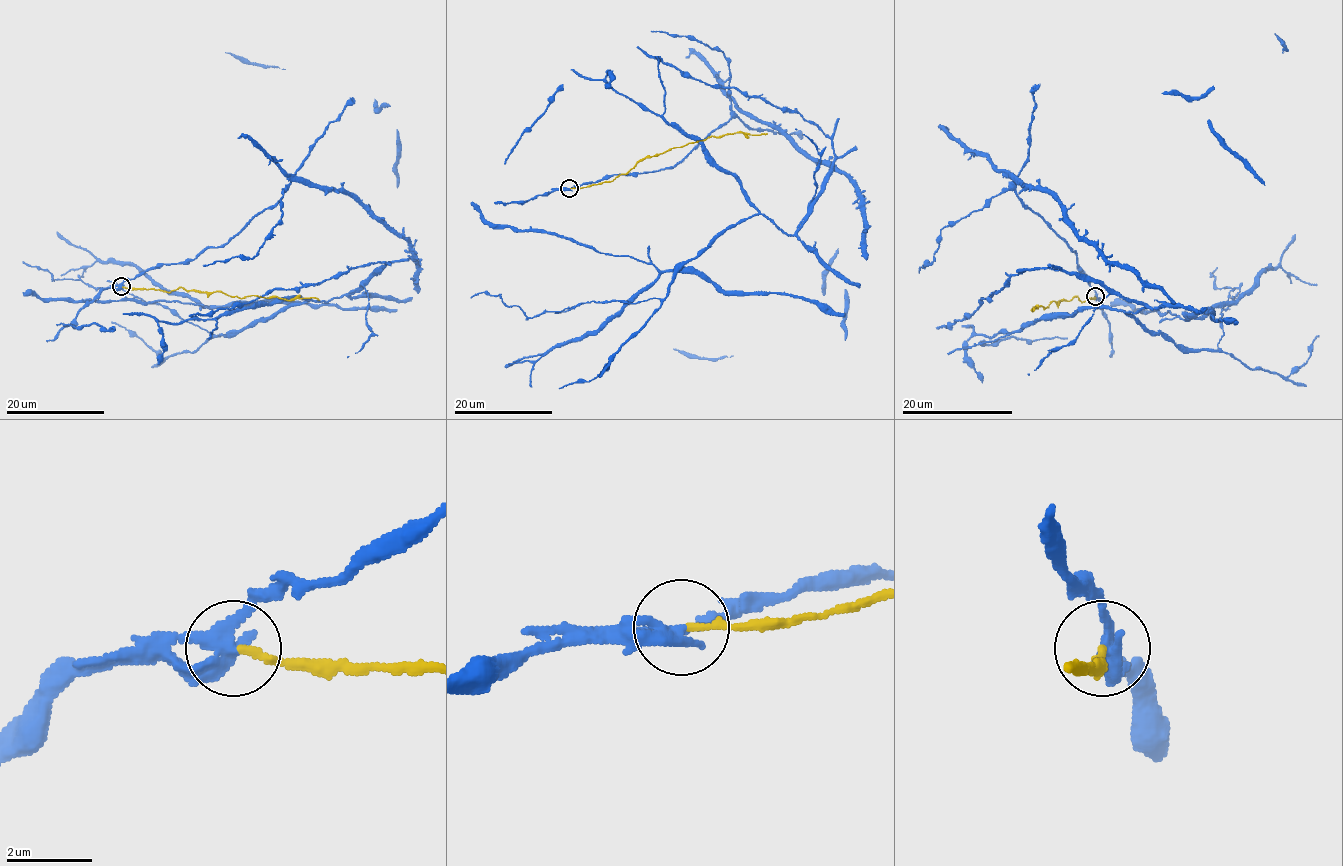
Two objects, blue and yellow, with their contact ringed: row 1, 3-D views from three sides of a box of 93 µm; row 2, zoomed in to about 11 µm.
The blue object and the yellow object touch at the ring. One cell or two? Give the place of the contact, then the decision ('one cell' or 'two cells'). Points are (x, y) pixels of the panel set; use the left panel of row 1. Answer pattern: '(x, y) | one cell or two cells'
(121, 286) | two cells

